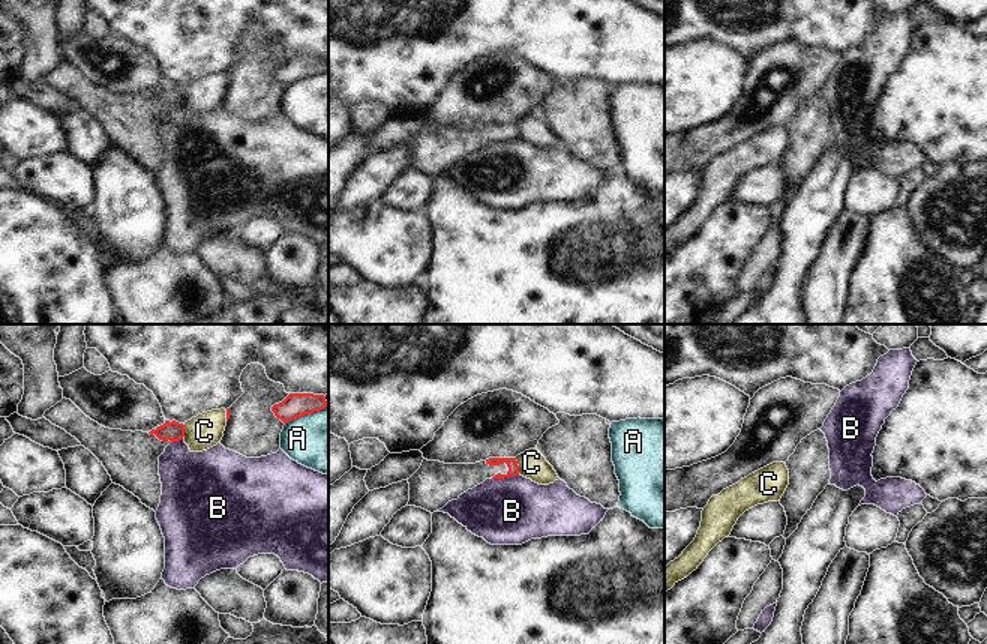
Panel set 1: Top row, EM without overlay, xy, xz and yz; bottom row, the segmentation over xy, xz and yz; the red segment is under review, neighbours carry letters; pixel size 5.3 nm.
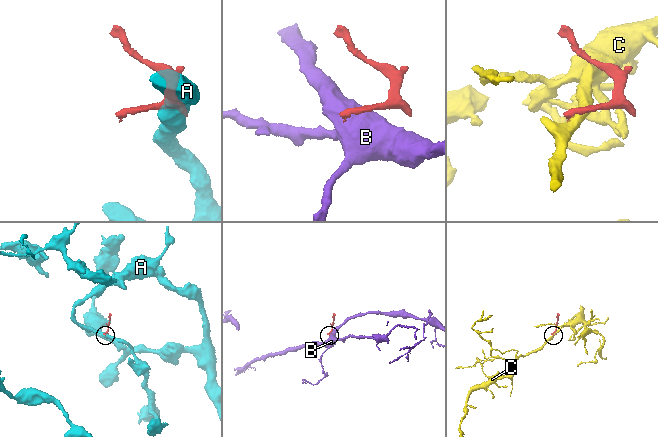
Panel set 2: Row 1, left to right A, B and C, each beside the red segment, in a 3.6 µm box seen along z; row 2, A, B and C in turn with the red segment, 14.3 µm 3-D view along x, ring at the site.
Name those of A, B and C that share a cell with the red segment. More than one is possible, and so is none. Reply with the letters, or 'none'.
none

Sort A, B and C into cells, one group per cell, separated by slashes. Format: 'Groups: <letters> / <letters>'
Groups: A / B / C

